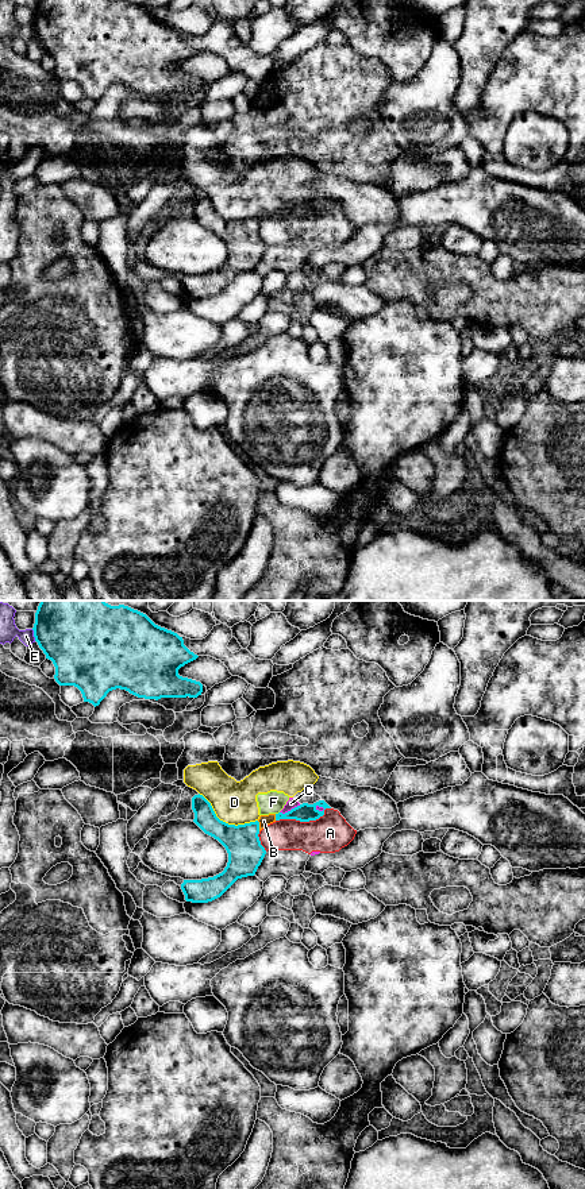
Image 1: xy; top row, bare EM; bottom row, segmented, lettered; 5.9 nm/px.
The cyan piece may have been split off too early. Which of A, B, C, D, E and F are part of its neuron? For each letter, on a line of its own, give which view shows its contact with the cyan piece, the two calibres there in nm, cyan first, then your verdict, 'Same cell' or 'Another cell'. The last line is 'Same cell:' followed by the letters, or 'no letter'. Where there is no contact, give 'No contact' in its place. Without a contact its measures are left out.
A: Touches cyan in xy. Thickness 110 nm (cyan) against 220 nm. Another cell
B: Touches cyan in xy. Thickness 200 nm (cyan) against 70 nm. Another cell
C: Touches cyan in xy. Thickness 110 nm (cyan) against 60 nm. Another cell
D: Touches cyan in xy. Thickness 200 nm (cyan) against 260 nm. Another cell
E: Touches cyan in xy. Thickness 400 nm (cyan) against 110 nm. Another cell
F: Touches cyan in xy. Thickness 110 nm (cyan) against 140 nm. Another cell
Same cell: no letter

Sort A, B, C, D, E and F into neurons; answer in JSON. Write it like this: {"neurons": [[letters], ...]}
{"neurons": [["A", "B", "C", "D", "F"], ["E"]]}

